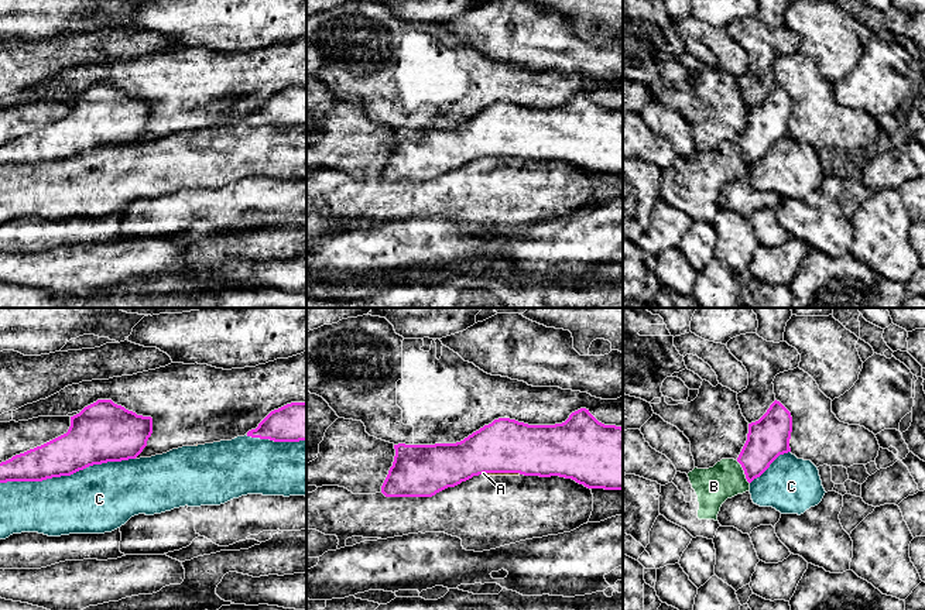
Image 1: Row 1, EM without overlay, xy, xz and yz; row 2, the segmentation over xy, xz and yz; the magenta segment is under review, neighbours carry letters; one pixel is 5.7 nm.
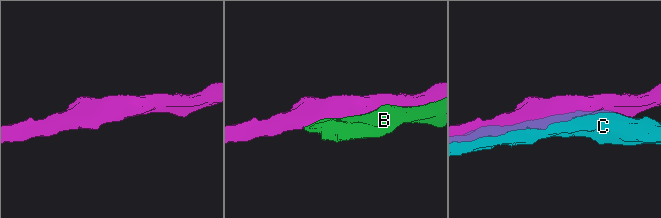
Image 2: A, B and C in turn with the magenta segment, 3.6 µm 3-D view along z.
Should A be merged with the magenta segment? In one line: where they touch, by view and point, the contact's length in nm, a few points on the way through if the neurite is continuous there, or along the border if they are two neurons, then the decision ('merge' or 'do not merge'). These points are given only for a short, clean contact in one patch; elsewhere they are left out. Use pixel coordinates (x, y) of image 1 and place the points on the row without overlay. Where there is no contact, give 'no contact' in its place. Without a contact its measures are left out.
meets magenta in xz at (502, 156); contact 220 nm long; do not merge

